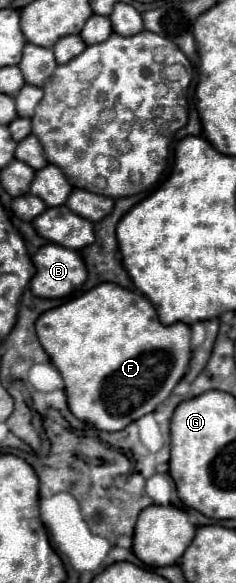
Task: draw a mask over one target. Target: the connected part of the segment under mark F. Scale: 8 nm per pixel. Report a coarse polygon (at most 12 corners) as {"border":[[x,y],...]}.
{"border":[[103,282],[35,330],[75,418],[105,432],[183,378],[191,330]]}

